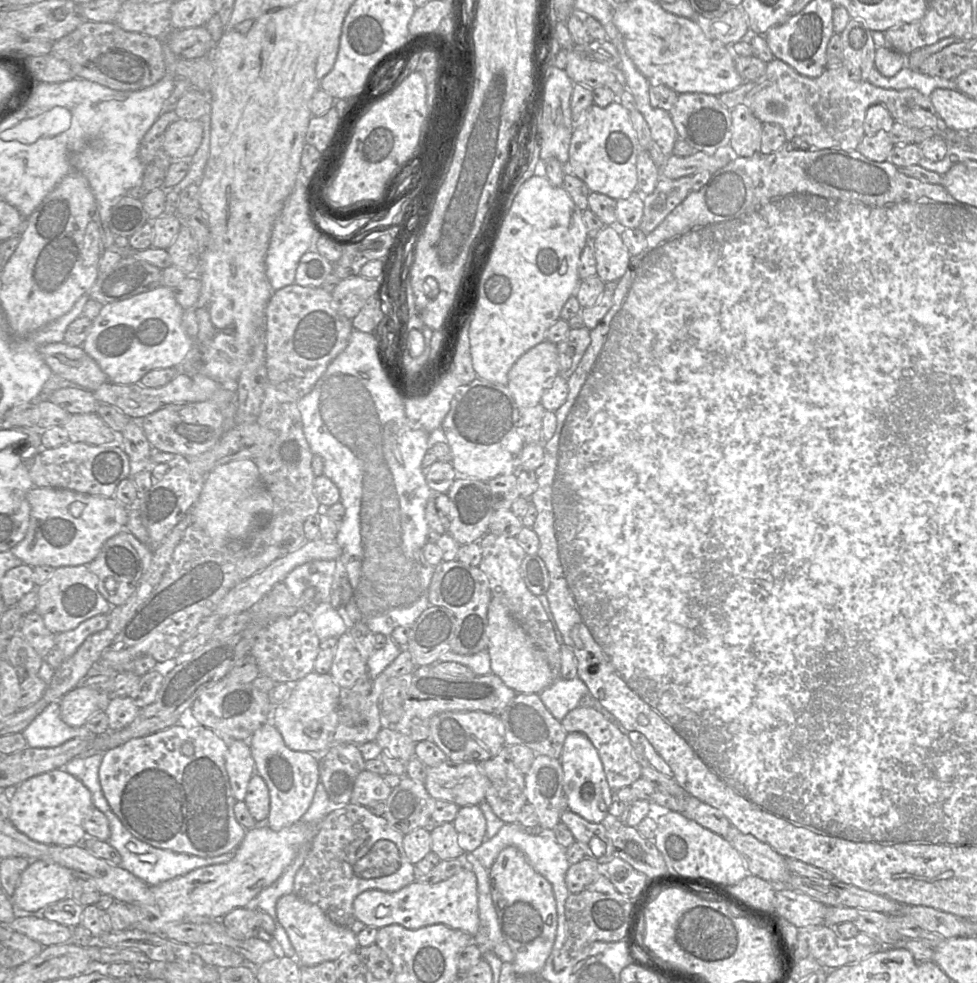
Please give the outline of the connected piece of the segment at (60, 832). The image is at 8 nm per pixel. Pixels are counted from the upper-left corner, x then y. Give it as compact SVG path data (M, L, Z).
M56 768L30 777L10 790L8 819L20 832L39 843L82 845L86 836L83 822L92 807L89 789L64 768Z

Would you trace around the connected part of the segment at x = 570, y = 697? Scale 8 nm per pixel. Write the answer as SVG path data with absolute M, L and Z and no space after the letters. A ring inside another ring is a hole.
M576 677L555 680L539 696L550 713L561 722L568 712L578 707L580 698L588 692L587 685Z

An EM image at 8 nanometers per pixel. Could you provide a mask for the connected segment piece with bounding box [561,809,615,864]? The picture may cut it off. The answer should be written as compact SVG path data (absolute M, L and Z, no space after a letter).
M570 809L561 813L561 822L568 826L575 840L583 844L586 858L598 864L607 864L615 856L604 823L589 822Z

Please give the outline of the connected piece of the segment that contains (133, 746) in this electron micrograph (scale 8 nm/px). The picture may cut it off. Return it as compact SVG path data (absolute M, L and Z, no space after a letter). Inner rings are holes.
M175 724L105 751L99 768L100 785L112 811L139 840L177 853L219 856L235 850L246 833L234 815L237 800L232 794L225 768L227 750L228 741L203 725L185 728ZM184 742L193 743L195 750L191 756L182 754Z

